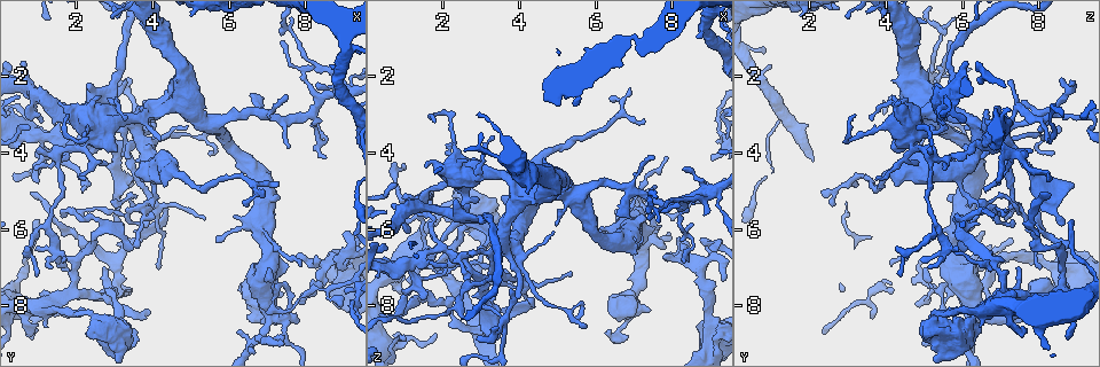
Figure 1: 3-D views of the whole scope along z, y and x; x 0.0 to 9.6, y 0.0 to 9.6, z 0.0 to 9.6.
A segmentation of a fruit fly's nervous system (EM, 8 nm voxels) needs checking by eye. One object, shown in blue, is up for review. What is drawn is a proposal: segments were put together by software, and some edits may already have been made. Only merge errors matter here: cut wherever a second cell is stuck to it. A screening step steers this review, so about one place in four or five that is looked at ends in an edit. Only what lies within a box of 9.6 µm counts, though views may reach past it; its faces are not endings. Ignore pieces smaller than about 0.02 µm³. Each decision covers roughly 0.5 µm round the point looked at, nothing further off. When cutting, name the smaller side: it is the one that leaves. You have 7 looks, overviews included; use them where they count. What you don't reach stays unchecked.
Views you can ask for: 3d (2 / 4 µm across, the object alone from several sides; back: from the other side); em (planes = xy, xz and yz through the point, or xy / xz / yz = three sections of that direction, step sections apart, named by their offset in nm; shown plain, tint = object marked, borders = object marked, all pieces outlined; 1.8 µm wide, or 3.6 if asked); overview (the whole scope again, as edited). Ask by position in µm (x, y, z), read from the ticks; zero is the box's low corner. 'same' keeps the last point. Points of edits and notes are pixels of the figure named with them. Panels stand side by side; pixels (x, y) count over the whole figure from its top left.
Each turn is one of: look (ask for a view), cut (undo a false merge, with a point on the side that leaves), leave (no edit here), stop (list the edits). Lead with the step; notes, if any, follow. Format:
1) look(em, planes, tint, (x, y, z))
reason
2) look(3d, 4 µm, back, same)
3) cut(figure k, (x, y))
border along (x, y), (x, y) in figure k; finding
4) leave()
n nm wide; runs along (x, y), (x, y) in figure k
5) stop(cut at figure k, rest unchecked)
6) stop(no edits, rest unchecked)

look(3d, 2 µm, (2.70, 8.40, 5.25))
arms part here

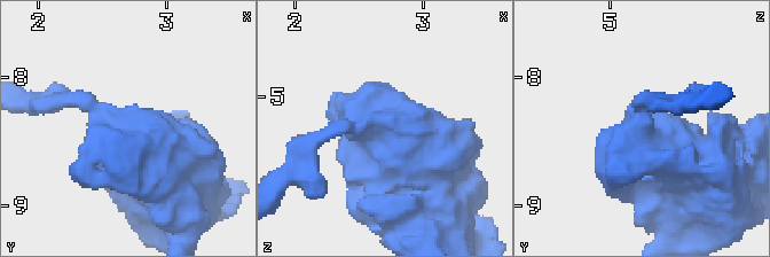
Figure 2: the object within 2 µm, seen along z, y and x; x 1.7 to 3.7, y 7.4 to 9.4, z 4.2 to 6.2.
look(em, planes, tint, (2.72, 8.38, 5.22))

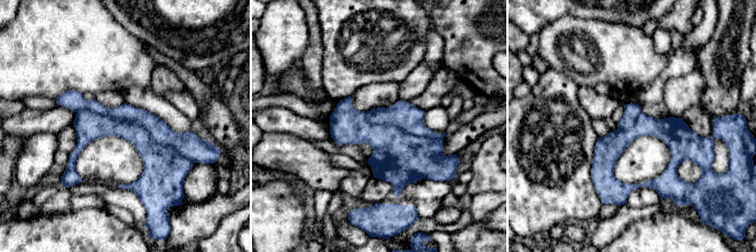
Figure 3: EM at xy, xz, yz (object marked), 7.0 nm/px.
cut(figure 3, (152, 154))
border along (77, 111), (136, 123), (194, 162) in figure 3; a second cell is stuck on

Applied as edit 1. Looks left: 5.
look(overview)

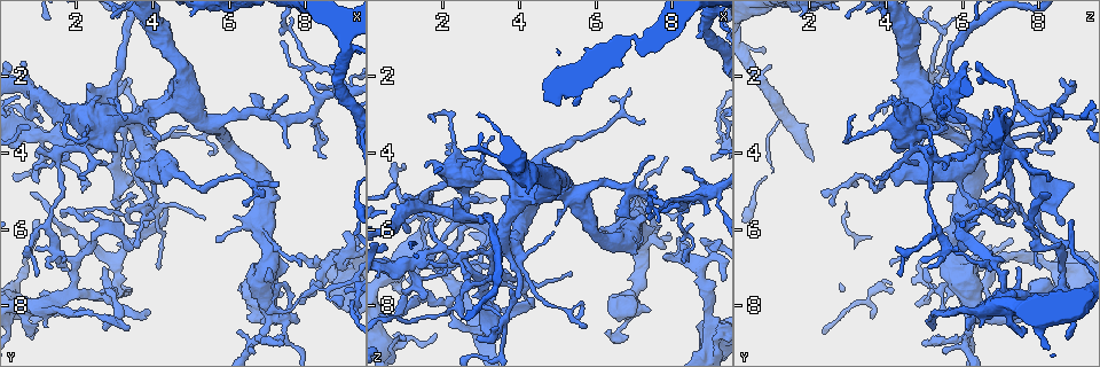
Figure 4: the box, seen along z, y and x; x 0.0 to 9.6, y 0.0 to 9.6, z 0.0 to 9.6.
look(em, yz, step 4, tint, (7.20, 8.15, 6.45))
thin arm on a thick one

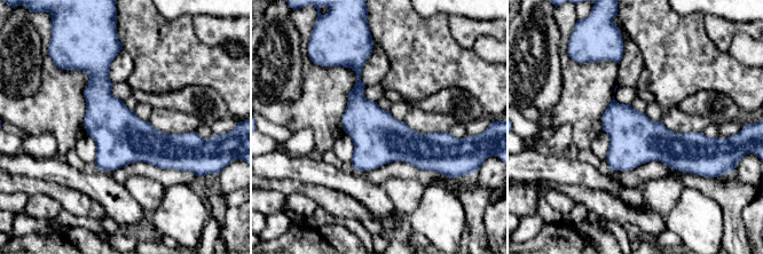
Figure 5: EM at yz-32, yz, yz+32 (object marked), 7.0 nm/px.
look(em, planes, tint, same)
cut it another way

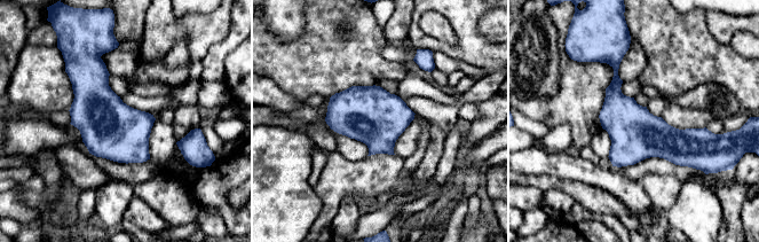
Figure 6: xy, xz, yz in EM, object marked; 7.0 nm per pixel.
leave()
continuous, no second cell

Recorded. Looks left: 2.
look(em, xz, step 16, tint, (4.95, 2.60, 4.55))
sharp bend

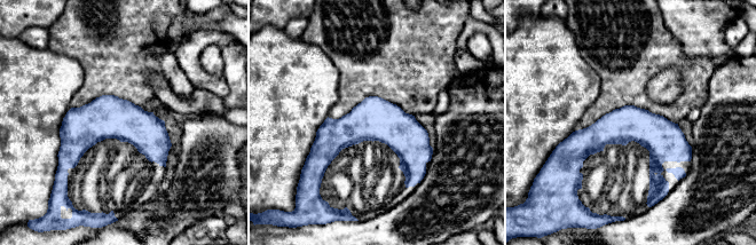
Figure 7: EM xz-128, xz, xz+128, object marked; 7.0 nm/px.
leave()
runs along (572, 145), (654, 132), (688, 156) in figure 7; continuous, no second cell

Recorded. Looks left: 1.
stop(cut at figure 3, rest unchecked)

